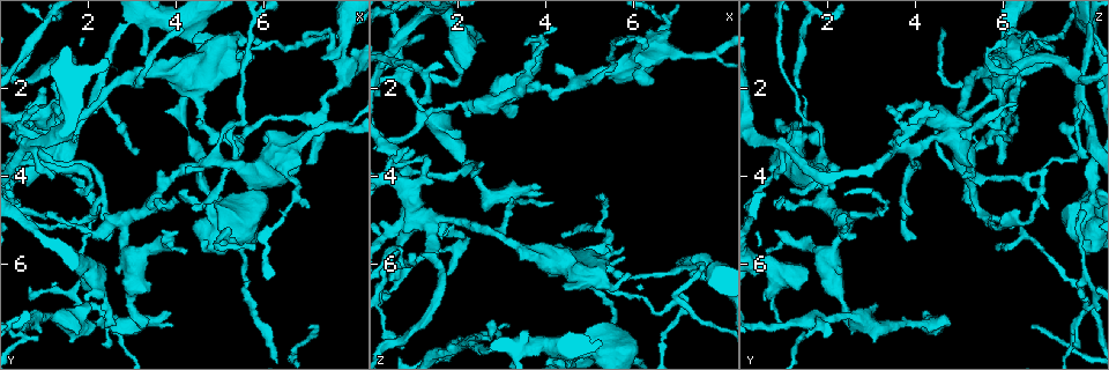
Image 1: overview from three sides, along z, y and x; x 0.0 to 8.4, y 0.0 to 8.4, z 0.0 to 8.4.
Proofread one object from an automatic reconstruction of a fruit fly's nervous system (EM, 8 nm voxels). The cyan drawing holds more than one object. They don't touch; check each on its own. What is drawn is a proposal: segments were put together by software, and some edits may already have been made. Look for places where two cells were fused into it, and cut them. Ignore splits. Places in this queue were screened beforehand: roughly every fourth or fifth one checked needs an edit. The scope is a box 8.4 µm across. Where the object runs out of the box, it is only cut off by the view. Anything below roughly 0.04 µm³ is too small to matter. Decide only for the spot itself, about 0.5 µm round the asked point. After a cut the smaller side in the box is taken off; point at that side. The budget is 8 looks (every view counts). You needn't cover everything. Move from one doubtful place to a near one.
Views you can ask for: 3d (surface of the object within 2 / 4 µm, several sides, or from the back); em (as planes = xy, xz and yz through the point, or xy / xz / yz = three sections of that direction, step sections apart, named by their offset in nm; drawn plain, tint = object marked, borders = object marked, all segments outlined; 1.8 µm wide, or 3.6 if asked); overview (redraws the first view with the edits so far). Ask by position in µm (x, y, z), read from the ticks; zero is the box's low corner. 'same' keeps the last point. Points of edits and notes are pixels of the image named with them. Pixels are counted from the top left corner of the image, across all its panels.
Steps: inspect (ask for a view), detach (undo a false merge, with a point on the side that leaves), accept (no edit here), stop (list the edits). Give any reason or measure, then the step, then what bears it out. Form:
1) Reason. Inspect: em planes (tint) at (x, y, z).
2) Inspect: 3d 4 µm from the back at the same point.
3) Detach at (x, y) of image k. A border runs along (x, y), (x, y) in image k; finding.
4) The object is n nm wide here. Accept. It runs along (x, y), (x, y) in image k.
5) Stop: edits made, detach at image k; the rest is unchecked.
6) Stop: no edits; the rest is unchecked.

Calibre changes. Inspect: em planes (tint) at (5.50, 1.15, 6.65).

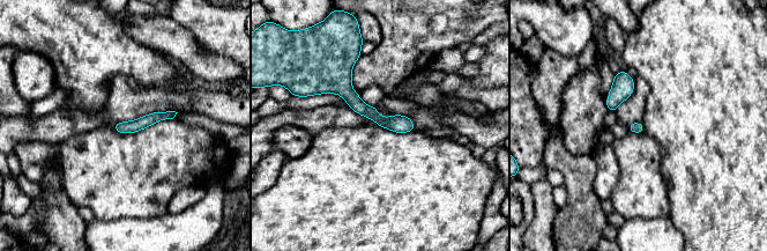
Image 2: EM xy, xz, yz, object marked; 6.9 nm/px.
Accept. It runs along (344, 64), (363, 109), (411, 126) in image 2; all the same cell.

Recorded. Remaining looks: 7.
Inspect: 3d 4 µm at (5.30, 5.10, 7.70).

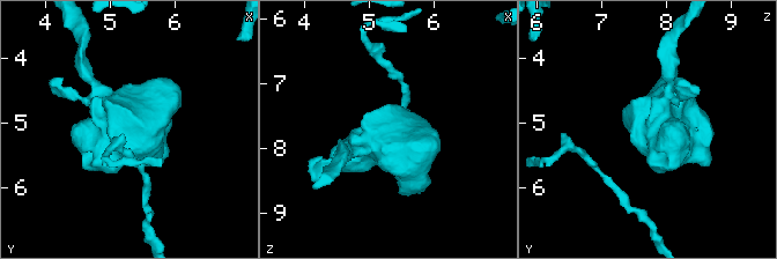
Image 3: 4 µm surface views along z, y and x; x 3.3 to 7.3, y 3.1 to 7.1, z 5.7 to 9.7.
Inspect: em 3.6 µm xz step 16 (tint) at (5.25, 5.05, 7.75).

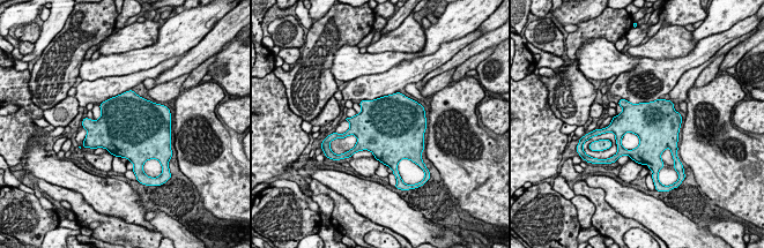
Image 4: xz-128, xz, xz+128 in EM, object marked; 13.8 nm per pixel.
Accept. All the same cell.

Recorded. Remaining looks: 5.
Three arms meet. Inspect: em planes (tint) at (7.85, 2.85, 1.25).

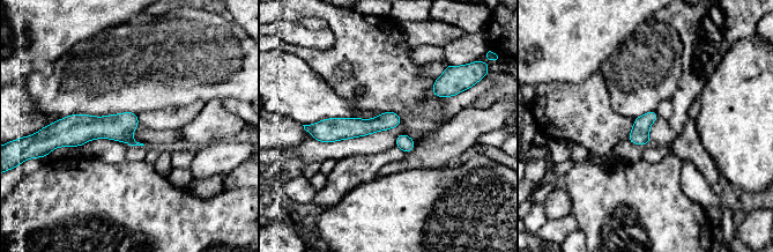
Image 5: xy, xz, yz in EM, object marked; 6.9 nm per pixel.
Accept. It runs along (398, 120), (319, 132) in image 5; all the same cell.

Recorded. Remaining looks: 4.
Stop: no edits; the rest is unchecked.

